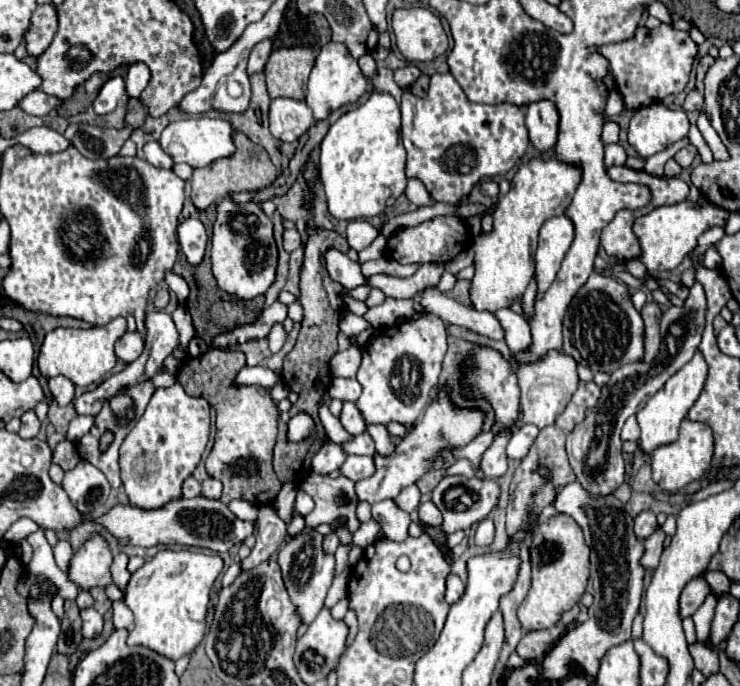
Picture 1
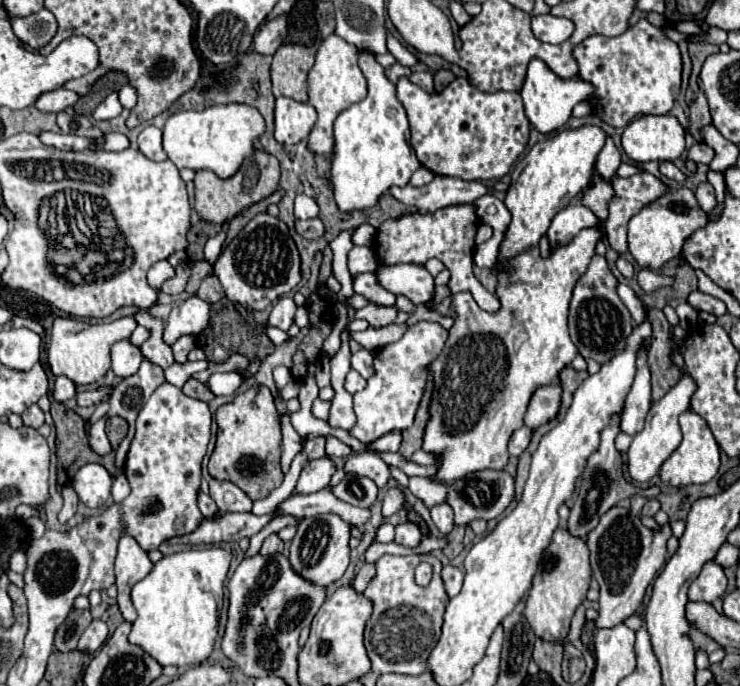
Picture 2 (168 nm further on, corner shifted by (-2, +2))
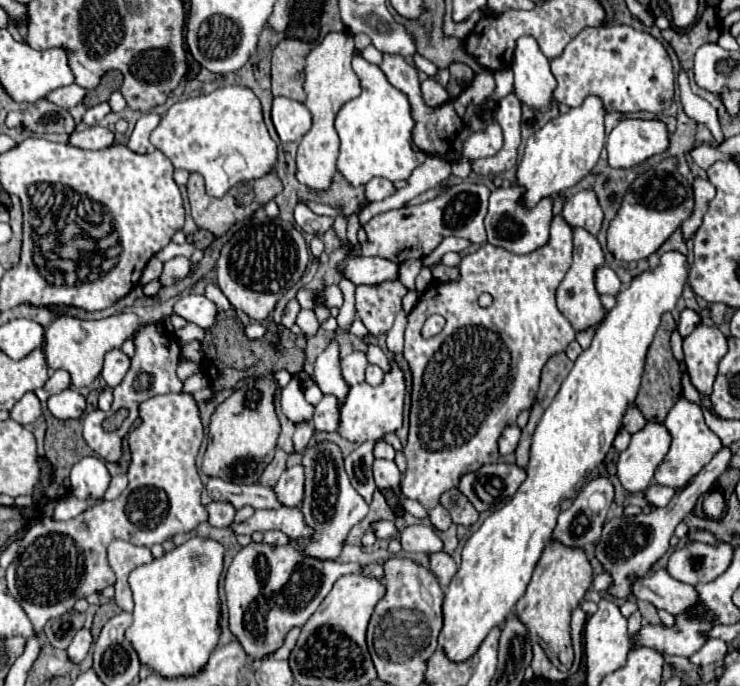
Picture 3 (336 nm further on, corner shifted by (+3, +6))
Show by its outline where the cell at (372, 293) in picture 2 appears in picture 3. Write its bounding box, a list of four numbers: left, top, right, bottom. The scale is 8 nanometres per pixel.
[356,280,408,338]

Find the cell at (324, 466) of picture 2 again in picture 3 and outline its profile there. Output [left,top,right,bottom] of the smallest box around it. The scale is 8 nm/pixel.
[274,466,302,506]

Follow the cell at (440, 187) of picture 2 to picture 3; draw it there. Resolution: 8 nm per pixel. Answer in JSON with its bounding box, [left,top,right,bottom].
[364,178,396,202]

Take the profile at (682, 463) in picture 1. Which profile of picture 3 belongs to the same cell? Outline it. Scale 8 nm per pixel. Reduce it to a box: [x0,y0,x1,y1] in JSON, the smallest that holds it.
[654,398,722,488]

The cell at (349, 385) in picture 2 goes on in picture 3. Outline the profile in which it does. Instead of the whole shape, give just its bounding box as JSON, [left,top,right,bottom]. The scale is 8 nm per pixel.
[342,352,368,386]

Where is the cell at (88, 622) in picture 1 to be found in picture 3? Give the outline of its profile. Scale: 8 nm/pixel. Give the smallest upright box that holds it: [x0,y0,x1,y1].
[66,630,92,664]

